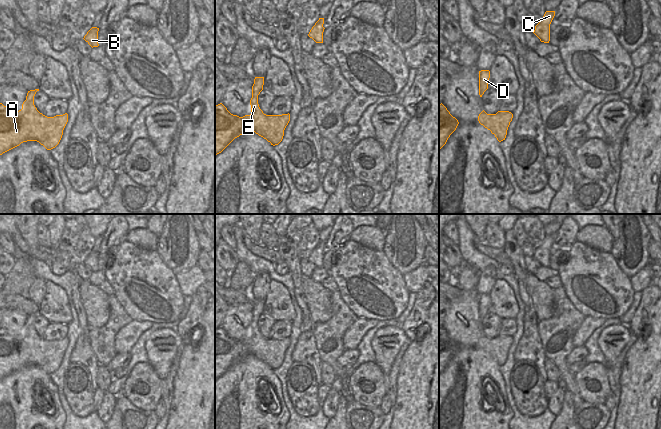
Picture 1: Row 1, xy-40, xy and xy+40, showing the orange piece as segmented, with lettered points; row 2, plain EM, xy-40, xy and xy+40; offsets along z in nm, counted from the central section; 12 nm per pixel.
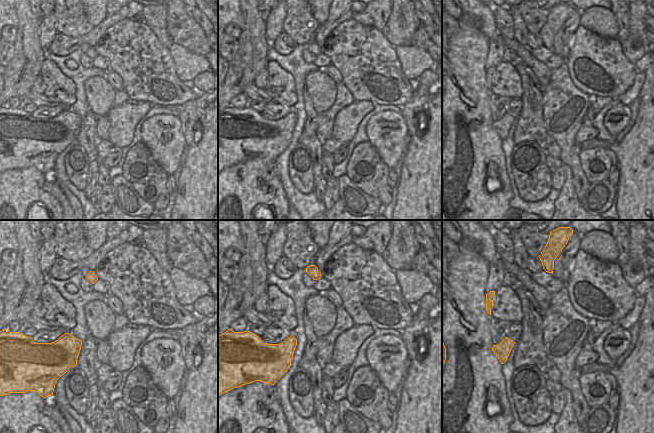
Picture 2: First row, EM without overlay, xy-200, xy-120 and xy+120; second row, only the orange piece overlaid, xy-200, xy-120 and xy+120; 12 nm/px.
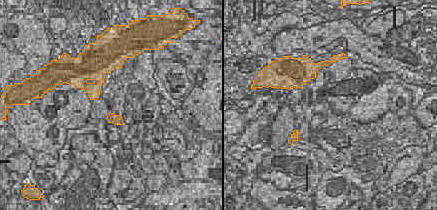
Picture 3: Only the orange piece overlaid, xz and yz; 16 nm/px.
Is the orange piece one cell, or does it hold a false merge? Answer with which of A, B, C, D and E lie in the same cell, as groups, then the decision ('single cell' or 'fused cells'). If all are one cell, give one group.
groups A B C D E; single cell

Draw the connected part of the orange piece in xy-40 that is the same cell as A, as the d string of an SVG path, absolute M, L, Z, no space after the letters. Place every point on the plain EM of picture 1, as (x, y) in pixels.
M28 315L19 335L10 335L0 327L0 379L27 365L37 365L47 374L59 368L68 338L47 341L40 337L34 329L37 315Z

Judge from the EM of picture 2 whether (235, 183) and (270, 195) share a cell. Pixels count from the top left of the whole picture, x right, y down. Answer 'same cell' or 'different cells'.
same cell

